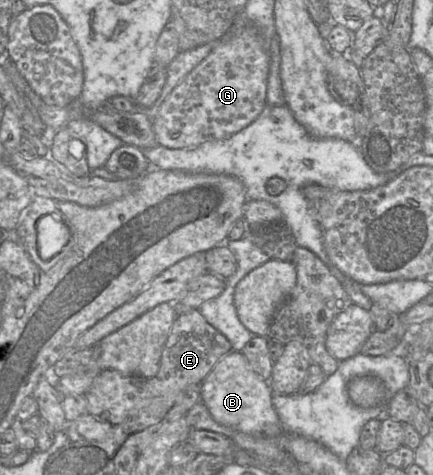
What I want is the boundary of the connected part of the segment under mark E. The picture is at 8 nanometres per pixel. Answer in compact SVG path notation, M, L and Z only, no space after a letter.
M199 309L179 313L164 345L160 369L153 377L127 376L107 369L94 379L85 393L88 413L117 425L139 410L169 410L171 406L186 408L177 393L191 384L202 383L215 364L232 350L229 340L202 315Z

